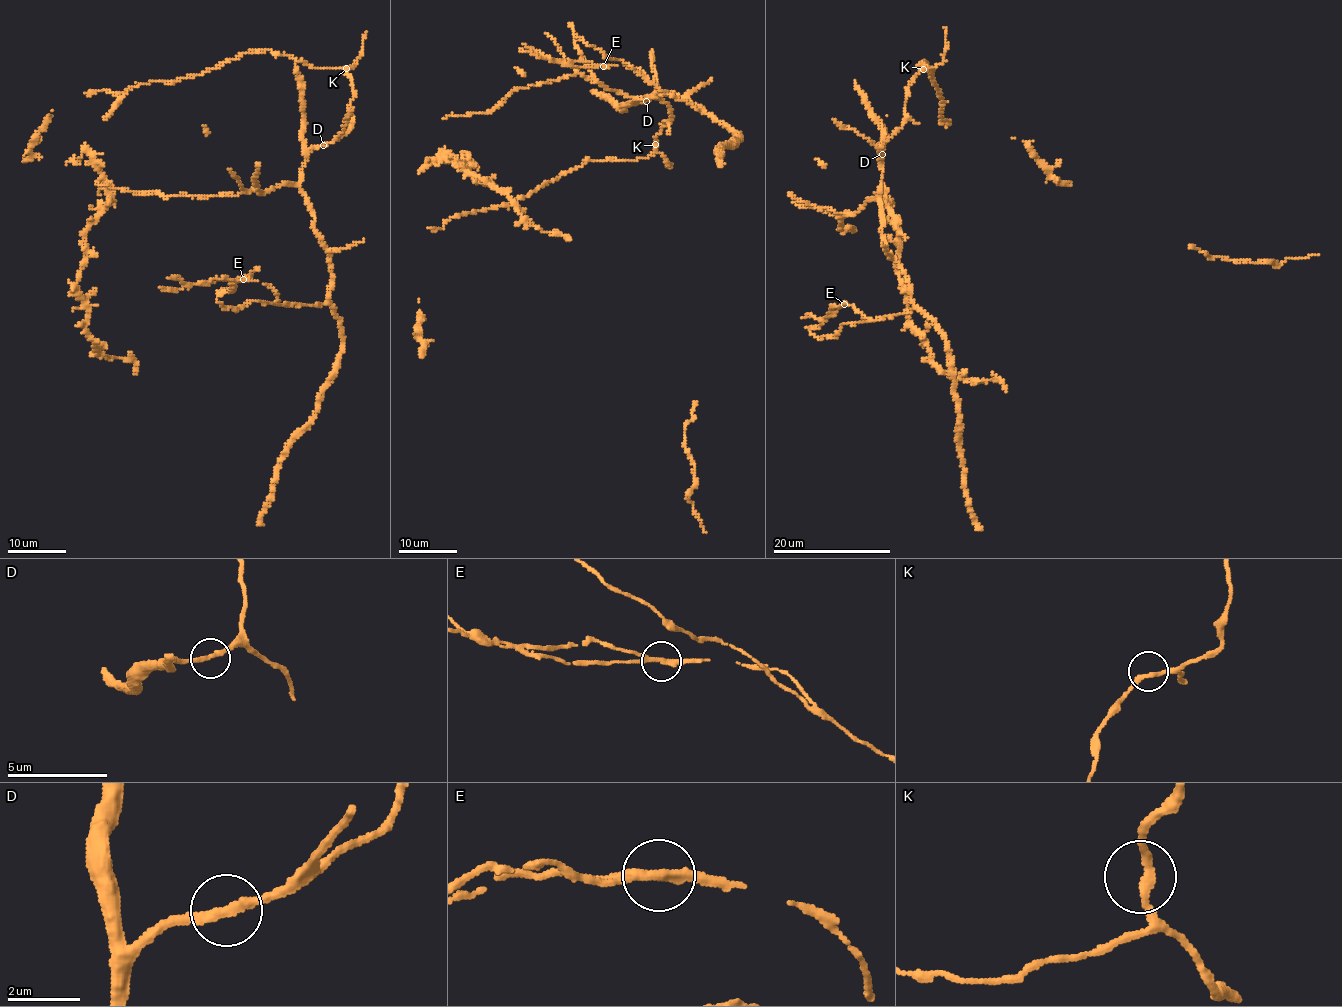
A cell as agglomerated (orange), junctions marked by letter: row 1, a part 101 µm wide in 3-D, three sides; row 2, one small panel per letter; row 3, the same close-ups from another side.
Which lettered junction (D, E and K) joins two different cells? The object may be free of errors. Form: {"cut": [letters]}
{"cut": ["E"]}

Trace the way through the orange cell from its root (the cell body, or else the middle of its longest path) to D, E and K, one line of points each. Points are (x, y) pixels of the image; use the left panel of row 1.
D: (173, 196), (206, 198), (252, 190), (264, 192), (284, 184), (297, 184), (304, 155), (323, 145)
E: (173, 196), (206, 198), (297, 185), (329, 258), (329, 300), (319, 306), (279, 303), (265, 283), (243, 280)
K: (173, 196), (264, 192), (297, 184), (304, 155), (337, 141), (349, 129), (354, 89), (346, 68)

